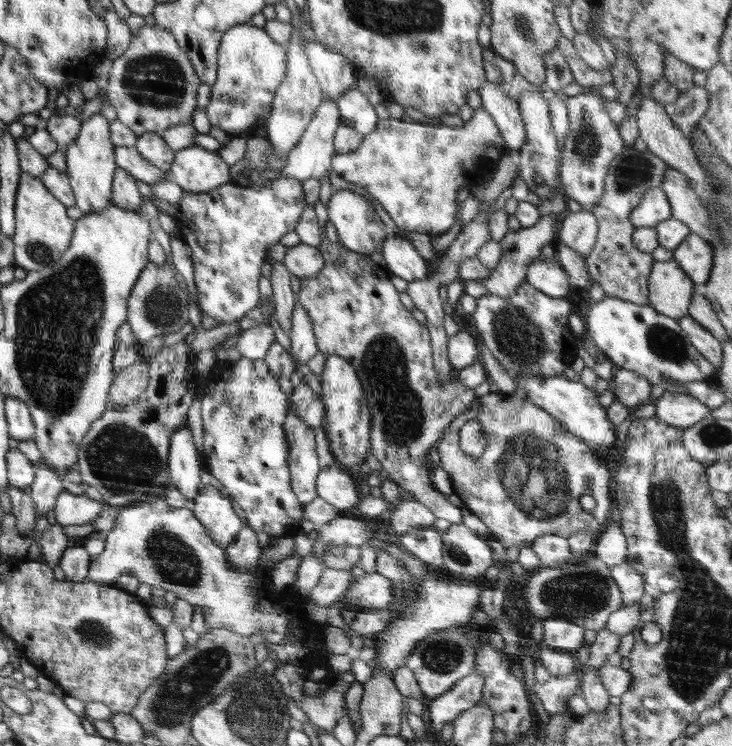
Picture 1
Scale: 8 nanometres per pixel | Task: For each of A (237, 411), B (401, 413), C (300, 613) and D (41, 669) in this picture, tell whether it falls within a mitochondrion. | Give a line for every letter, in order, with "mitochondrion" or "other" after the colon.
A: mitochondrion
B: mitochondrion
C: other
D: other

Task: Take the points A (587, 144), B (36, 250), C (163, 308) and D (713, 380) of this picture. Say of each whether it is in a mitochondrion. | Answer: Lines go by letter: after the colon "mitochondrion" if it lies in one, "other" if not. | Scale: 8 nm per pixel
A: mitochondrion
B: mitochondrion
C: mitochondrion
D: other

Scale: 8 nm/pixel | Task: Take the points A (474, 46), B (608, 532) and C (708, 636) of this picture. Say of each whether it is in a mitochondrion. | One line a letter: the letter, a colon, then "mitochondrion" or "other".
A: other
B: other
C: mitochondrion

